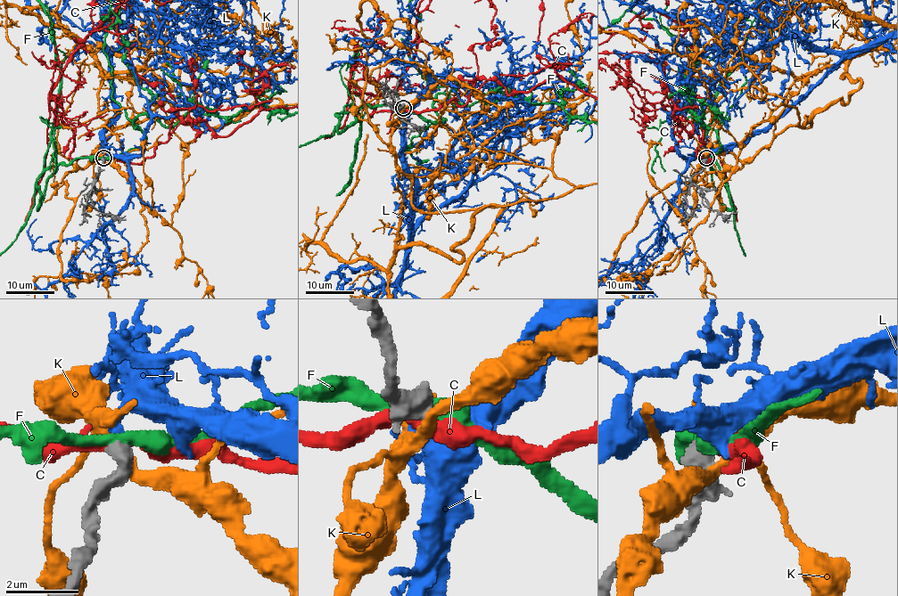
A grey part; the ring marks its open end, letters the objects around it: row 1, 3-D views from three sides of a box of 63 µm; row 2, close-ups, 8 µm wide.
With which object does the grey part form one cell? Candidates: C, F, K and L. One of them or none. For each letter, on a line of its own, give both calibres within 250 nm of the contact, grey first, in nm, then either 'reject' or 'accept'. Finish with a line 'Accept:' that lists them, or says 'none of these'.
C: 550/320 nm | reject
F: 600/340 nm | reject
K: 700/320 nm | reject
L: 550/300 nm | accept
Accept: L

